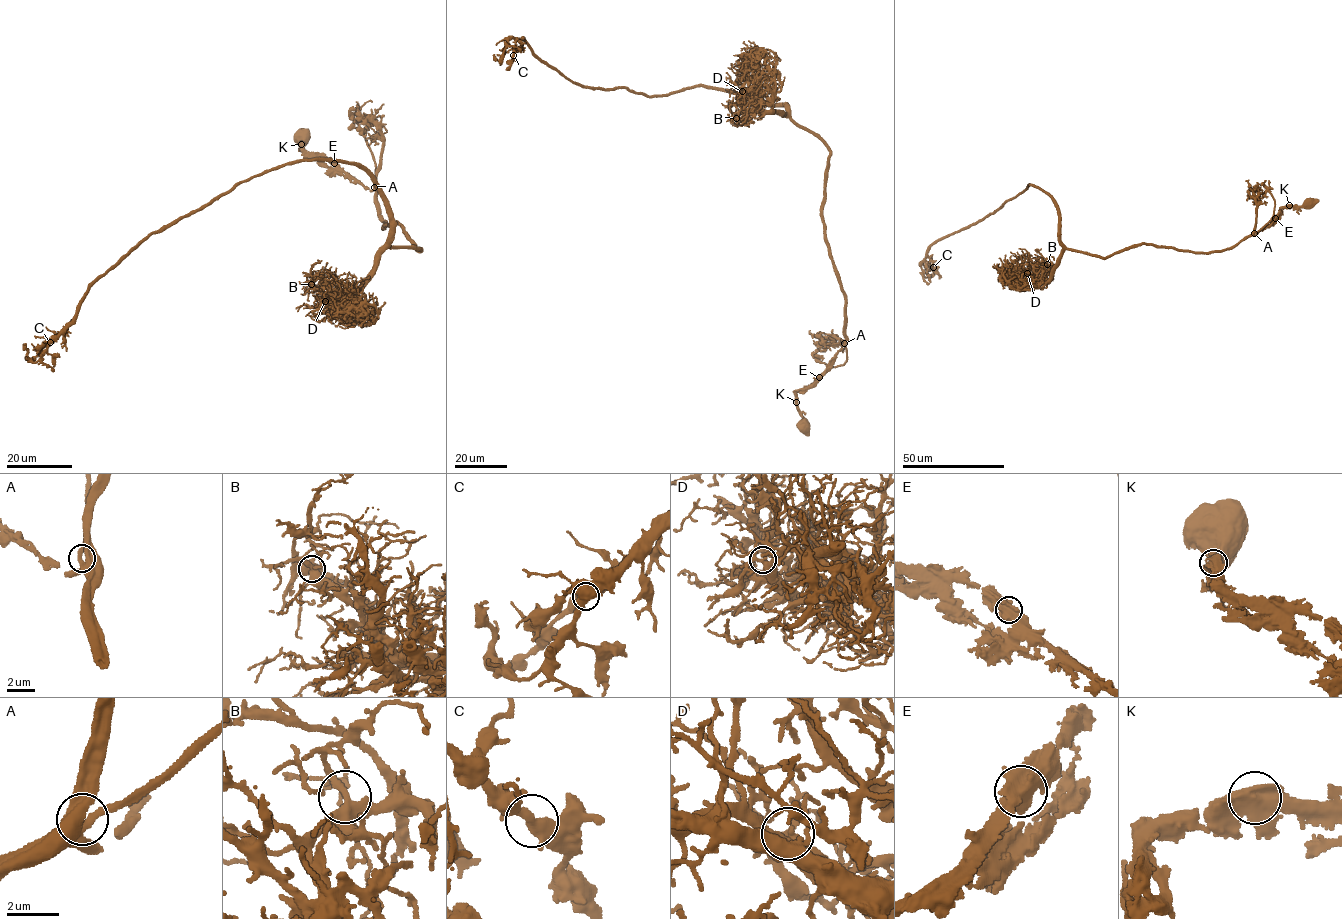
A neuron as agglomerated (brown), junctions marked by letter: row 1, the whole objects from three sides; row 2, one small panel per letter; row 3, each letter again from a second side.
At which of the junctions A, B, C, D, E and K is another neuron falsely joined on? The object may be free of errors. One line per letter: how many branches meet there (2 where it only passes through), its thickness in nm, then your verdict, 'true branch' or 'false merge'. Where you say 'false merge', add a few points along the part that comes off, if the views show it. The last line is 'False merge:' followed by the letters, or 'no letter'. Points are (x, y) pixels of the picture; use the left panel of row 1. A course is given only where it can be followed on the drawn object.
A: 3 | 360 nm | true branch
B: 3 | 340 nm | true branch
C: 3 | 360 nm | true branch
D: 3 | 300 nm | true branch
E: 3 | 600 nm | true branch
K: 3 | 550 nm | true branch
False merge: no letter

